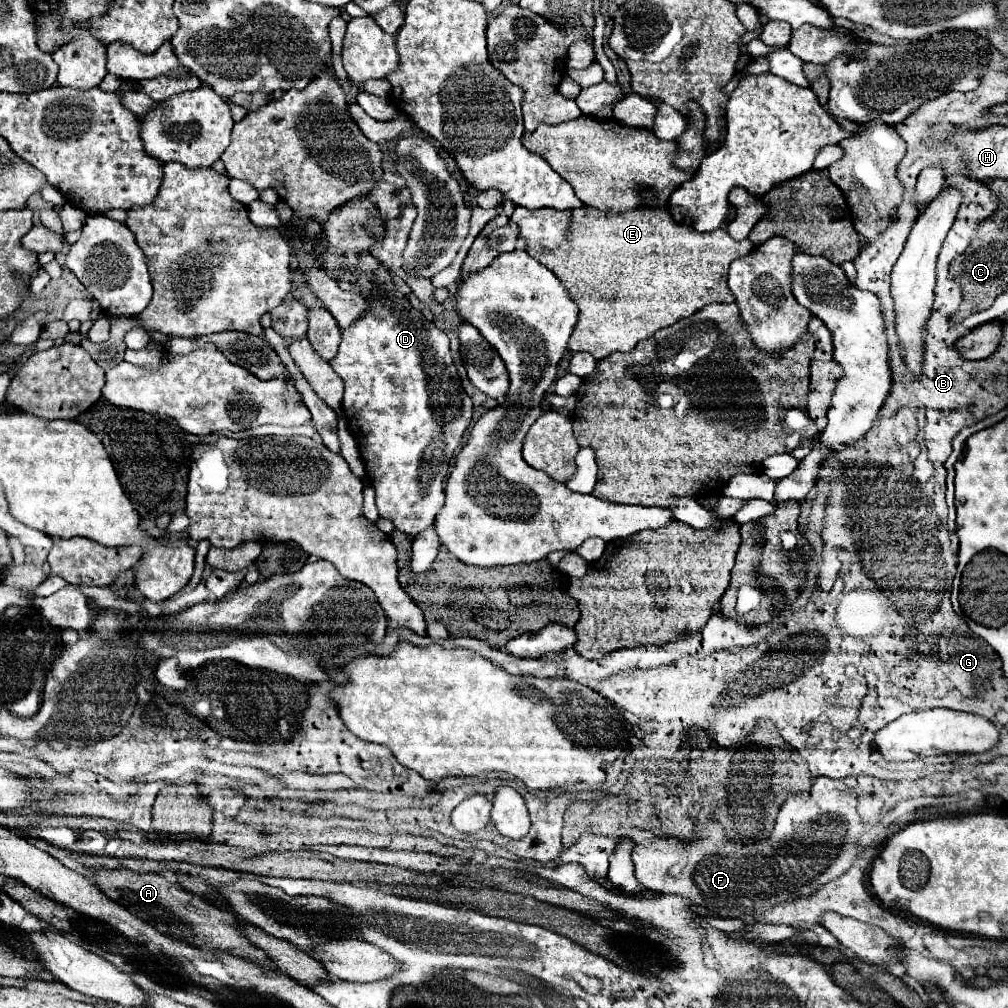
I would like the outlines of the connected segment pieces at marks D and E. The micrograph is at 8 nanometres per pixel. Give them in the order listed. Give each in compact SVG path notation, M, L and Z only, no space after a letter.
M361 253L353 275L357 275L355 287L373 301L373 309L349 325L349 329L341 331L337 357L329 365L345 383L343 413L359 445L367 477L377 491L377 509L381 517L391 519L395 529L417 535L435 521L435 515L443 507L443 487L449 475L449 463L471 423L473 403L461 389L445 331L425 319L423 313L409 303L409 297L395 289L389 271L369 253Z
M583 205L581 209L573 209L573 217L569 221L569 241L565 241L565 245L559 245L557 249L527 249L527 251L539 263L543 263L549 271L553 271L557 275L557 279L561 279L561 283L567 287L569 295L573 297L575 305L579 305L579 321L577 321L577 325L573 329L573 333L571 333L571 339L569 339L569 345L567 345L567 353L587 351L595 359L605 359L607 355L611 355L615 351L629 351L629 349L633 349L639 341L651 337L655 331L659 331L663 327L669 327L669 325L677 323L679 319L695 315L705 305L711 305L711 303L733 303L733 293L727 287L727 271L729 271L729 265L735 259L741 259L741 257L745 257L745 255L749 255L753 251L753 243L749 239L733 241L725 229L715 229L715 231L709 231L709 233L701 233L701 231L689 227L689 225L685 227L681 223L675 223L667 209L655 209L655 207L647 207L647 209L643 207L641 209L641 207L637 207L637 209L621 211L621 213L613 213L613 211L603 213L601 209L593 209L589 205Z

